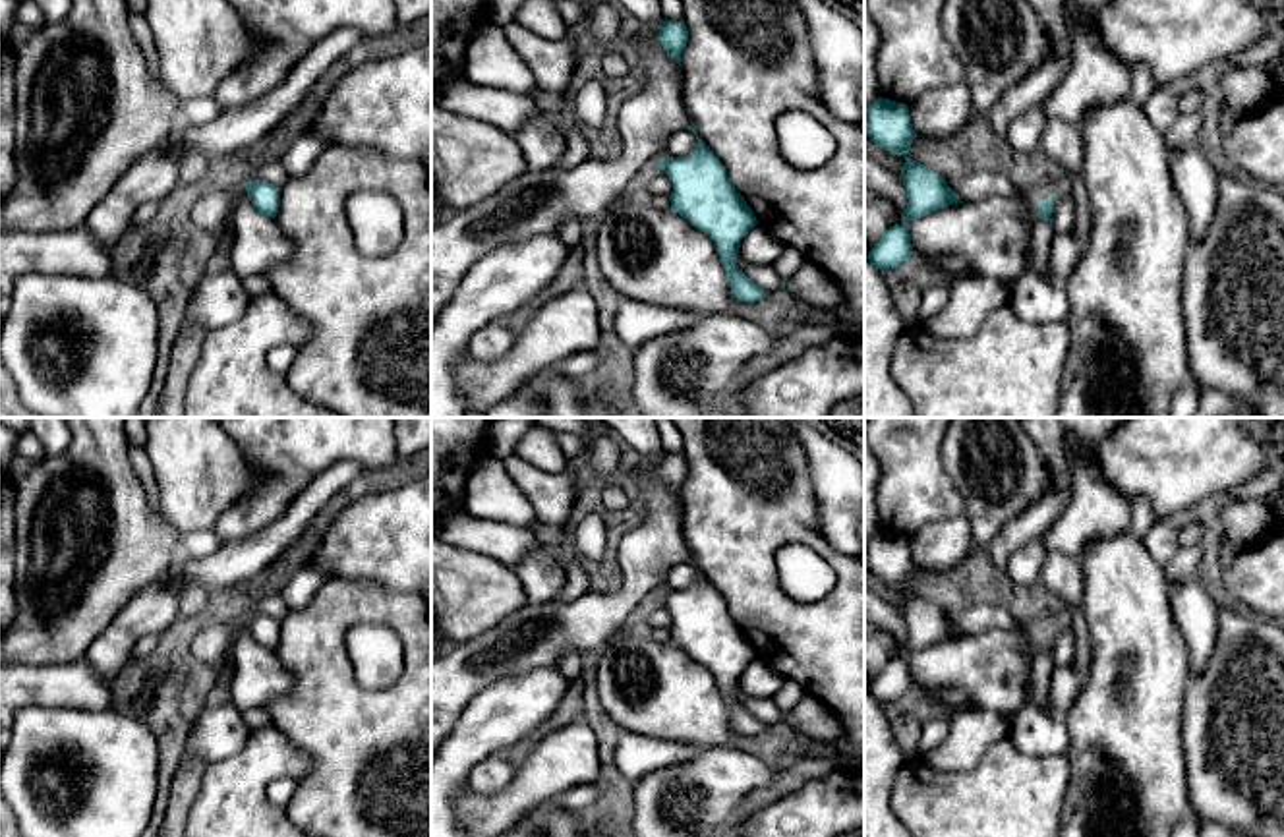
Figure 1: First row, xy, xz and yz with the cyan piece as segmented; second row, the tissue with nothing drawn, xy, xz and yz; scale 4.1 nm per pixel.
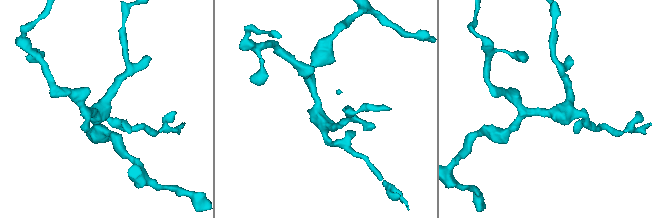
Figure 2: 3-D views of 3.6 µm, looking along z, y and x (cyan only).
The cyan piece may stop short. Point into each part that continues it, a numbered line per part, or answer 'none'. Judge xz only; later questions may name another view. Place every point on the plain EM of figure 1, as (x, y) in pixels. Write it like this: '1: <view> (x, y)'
none

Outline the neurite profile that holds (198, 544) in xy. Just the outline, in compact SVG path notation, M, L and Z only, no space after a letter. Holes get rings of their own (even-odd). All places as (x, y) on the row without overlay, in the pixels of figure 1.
M215 530L191 532L191 534L180 535L180 539L191 559L205 559L222 545Z

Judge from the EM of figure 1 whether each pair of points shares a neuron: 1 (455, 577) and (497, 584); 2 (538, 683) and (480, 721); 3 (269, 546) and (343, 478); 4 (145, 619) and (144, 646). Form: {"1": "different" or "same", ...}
{"1": "same", "2": "same", "3": "same", "4": "different"}

